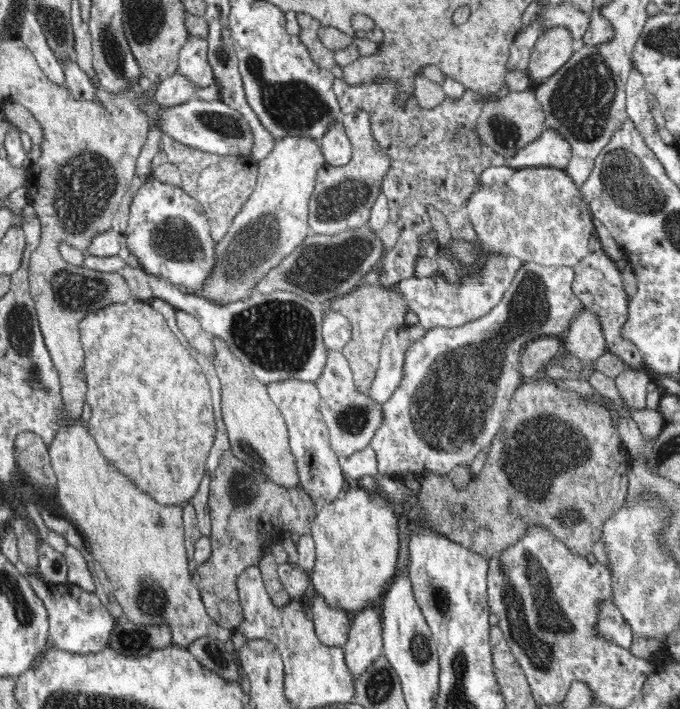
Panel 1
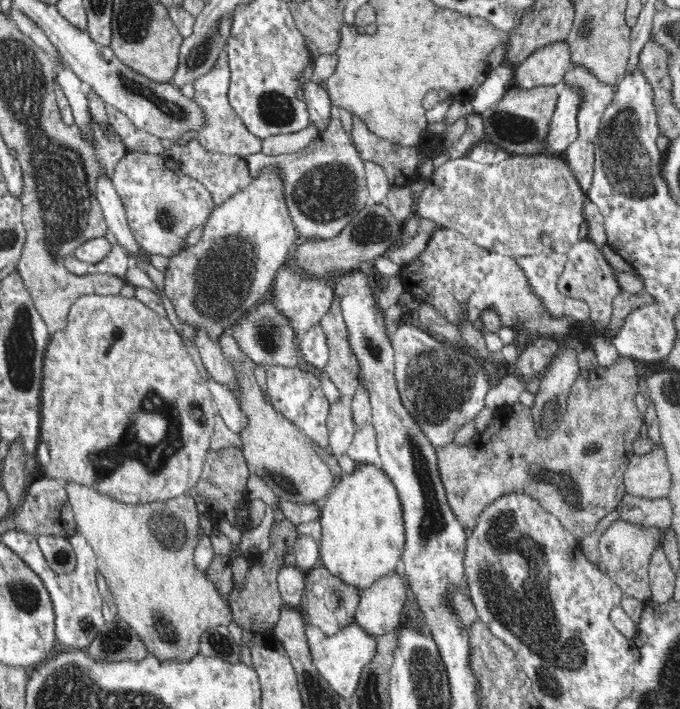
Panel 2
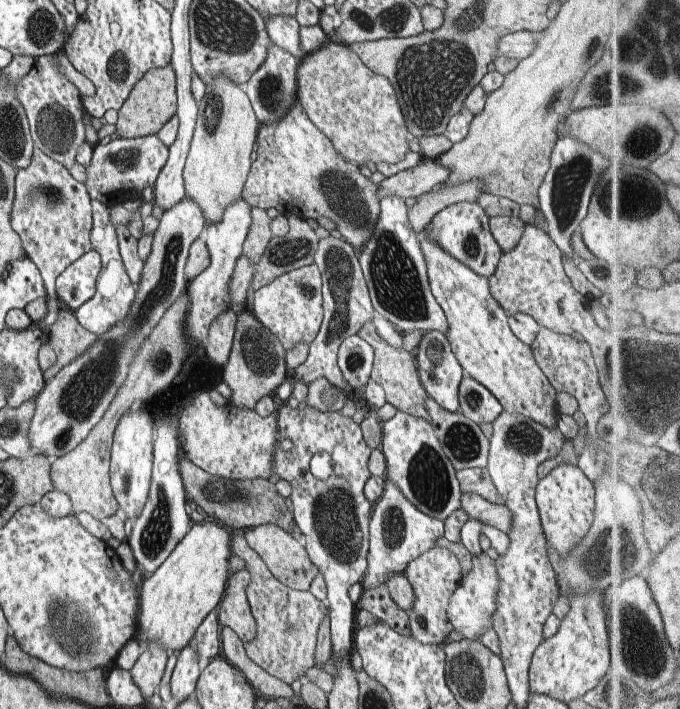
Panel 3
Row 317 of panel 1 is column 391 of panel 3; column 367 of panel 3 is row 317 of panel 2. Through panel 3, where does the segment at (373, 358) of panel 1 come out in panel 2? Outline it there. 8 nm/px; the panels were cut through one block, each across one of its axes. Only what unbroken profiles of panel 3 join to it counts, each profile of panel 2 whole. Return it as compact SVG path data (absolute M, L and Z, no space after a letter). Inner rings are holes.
M334 296L330 310L322 318L322 324L328 347L328 360L324 371L340 392L340 396L349 401L360 385L361 376L358 361L348 342L348 327L342 319L337 296Z

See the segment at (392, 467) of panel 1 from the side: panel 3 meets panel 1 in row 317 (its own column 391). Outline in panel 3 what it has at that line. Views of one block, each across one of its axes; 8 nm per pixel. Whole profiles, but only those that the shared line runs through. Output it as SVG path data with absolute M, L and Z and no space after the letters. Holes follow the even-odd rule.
M388 479L382 496L374 503L369 523L367 570L359 580L359 589L374 589L385 585L394 574L407 571L408 564L435 547L438 538L445 536L445 522L428 517L417 510Z

